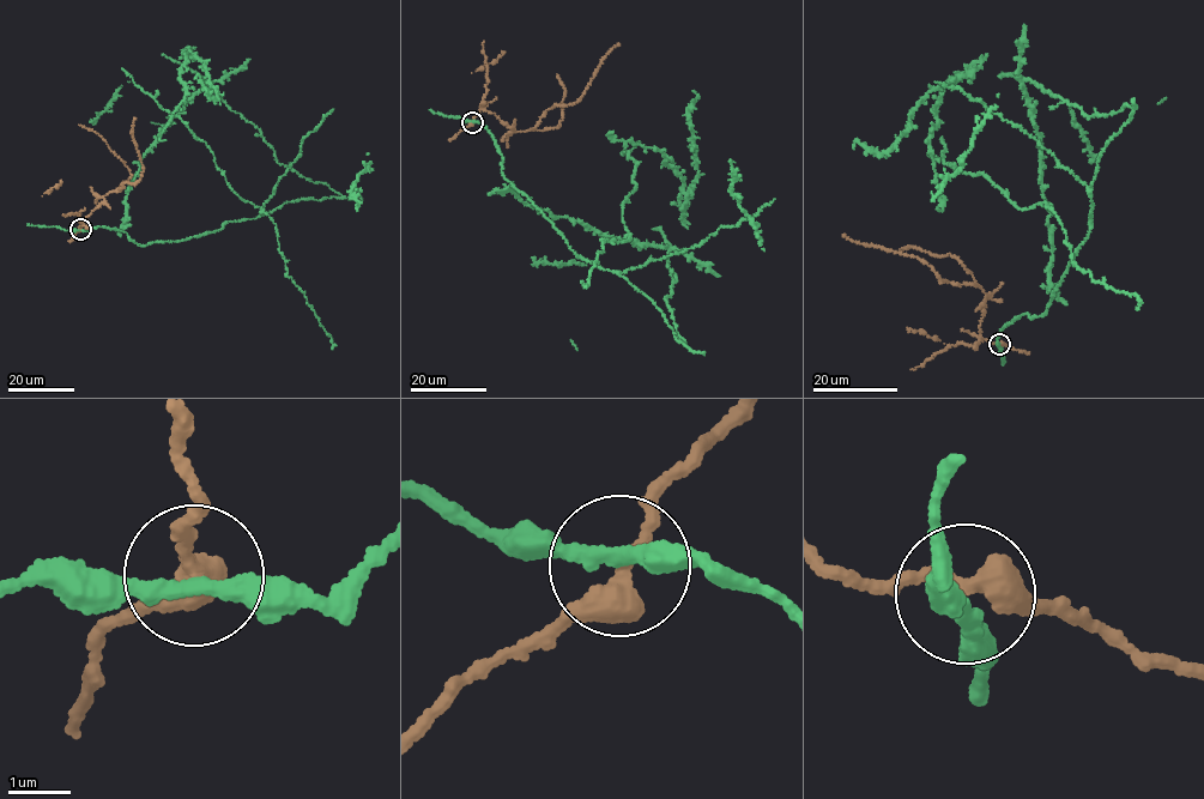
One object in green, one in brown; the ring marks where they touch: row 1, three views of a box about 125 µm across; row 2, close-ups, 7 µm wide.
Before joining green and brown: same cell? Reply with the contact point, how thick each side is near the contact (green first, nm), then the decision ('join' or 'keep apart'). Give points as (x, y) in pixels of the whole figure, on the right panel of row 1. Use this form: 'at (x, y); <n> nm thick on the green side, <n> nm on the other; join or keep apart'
at (999, 344); 240 nm thick on the green side, 380 nm on the other; keep apart

